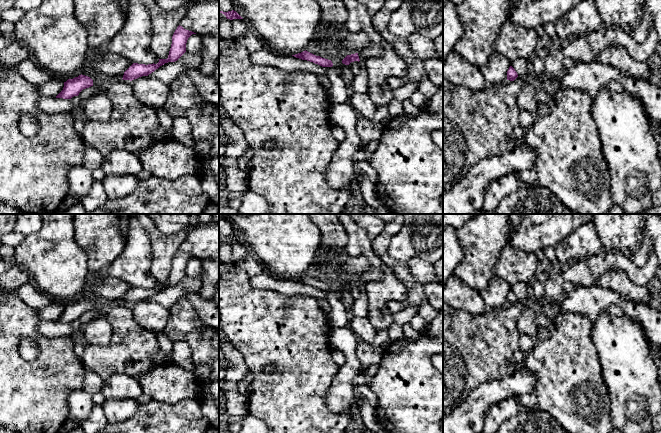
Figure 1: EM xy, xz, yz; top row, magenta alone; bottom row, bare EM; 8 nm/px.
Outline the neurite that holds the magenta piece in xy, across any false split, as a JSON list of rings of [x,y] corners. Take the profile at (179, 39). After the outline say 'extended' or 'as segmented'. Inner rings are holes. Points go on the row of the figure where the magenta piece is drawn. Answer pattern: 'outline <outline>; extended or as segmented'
outline [[[179,25],[172,36],[172,44],[167,59],[159,59],[157,64],[133,63],[124,72],[122,79],[132,81],[142,76],[148,76],[165,63],[177,61],[186,52],[186,43],[192,34],[196,33],[186,30]]]; as segmented

